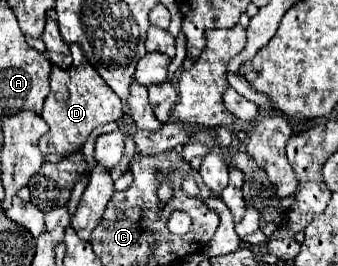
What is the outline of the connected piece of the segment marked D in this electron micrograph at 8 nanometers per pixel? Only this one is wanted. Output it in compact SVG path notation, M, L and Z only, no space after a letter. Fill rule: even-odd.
M71 44L71 56L73 64L71 68L63 70L59 66L51 68L51 92L45 98L43 104L43 120L49 124L49 132L39 140L41 154L57 154L57 156L69 156L83 148L87 136L99 128L101 124L107 124L111 120L121 120L123 116L123 102L107 84L103 84L103 78L91 68L87 58L83 56L79 44Z

